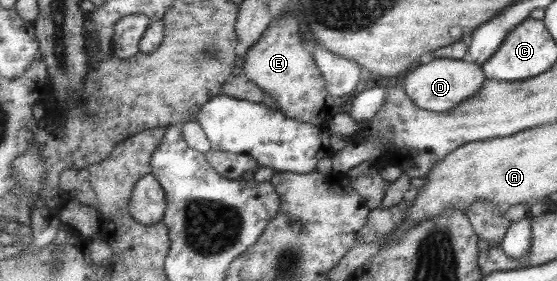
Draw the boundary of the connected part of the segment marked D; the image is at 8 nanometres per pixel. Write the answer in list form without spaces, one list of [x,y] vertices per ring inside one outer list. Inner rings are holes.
[[[447,58],[432,60],[429,64],[421,64],[421,66],[413,66],[402,76],[401,82],[403,82],[406,95],[419,108],[431,112],[445,112],[457,107],[459,103],[473,96],[486,80],[482,68],[475,66],[475,63],[469,64],[469,61],[463,59]]]

